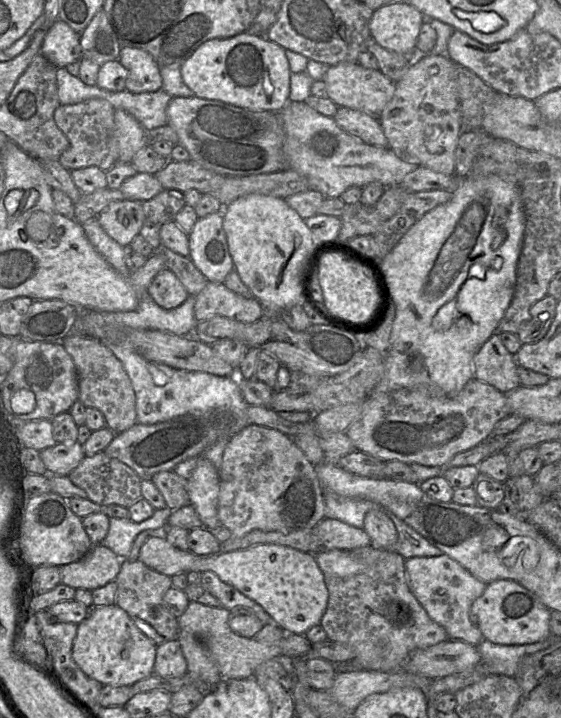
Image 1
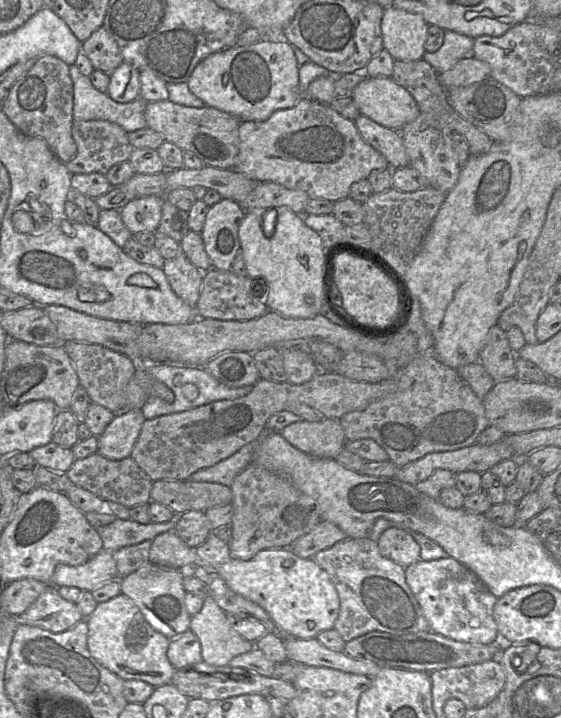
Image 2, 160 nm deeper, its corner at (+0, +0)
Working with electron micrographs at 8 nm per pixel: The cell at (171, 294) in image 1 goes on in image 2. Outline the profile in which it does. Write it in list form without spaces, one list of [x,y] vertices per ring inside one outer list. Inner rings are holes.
[[[184,253],[166,260],[162,269],[175,294],[195,307],[200,297],[204,272],[194,266]]]

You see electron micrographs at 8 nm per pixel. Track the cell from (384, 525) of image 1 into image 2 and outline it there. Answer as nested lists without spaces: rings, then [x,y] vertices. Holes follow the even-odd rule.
[[[392,525],[376,541],[380,553],[407,568],[420,560],[420,546],[404,529]]]

